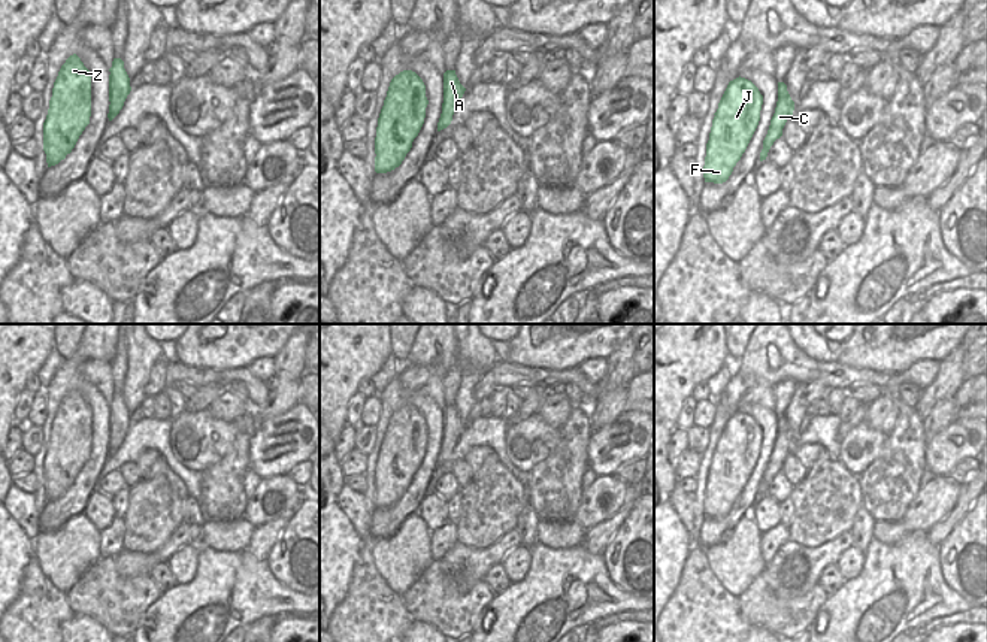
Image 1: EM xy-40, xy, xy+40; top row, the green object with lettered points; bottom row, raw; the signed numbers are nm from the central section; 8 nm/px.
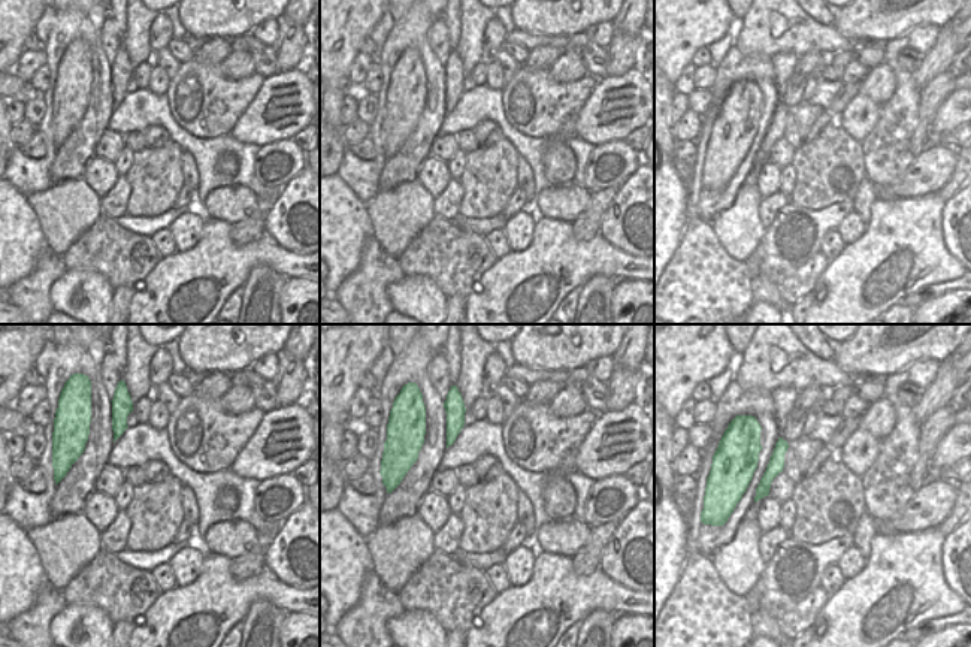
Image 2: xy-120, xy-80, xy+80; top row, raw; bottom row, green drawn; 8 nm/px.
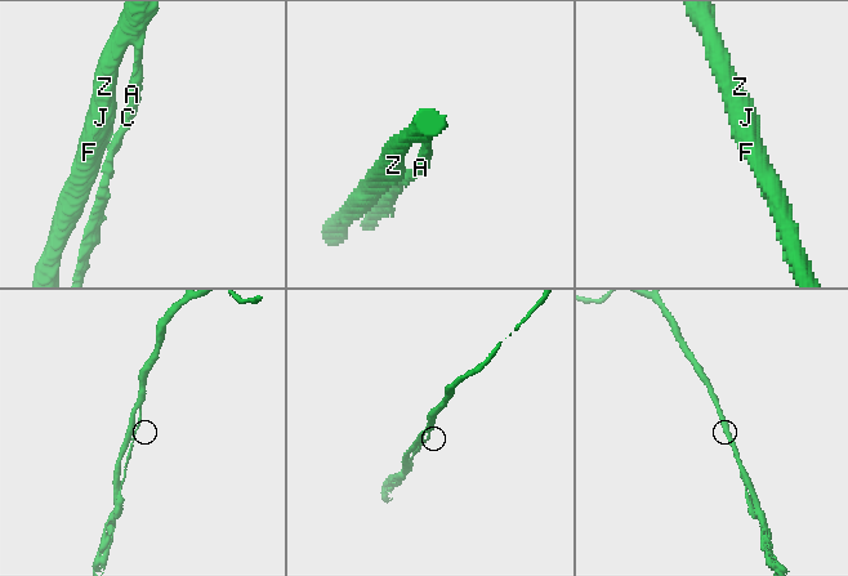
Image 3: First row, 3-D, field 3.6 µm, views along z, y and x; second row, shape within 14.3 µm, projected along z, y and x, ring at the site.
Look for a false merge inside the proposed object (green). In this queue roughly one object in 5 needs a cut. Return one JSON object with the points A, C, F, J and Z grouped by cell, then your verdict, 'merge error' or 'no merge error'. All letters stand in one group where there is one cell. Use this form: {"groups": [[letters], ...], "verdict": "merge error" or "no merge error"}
{"groups": [["A", "C"], ["F", "J", "Z"]], "verdict": "merge error"}

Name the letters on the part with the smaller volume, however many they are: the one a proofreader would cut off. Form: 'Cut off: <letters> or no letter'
Cut off: A, C

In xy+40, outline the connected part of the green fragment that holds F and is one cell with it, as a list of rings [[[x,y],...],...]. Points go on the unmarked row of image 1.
[[[739,411],[729,417],[706,478],[705,517],[729,514],[759,460],[762,439],[763,430],[751,415]]]

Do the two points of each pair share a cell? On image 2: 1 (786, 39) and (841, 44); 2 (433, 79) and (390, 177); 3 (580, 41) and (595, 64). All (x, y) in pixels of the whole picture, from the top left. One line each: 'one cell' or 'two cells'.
1: one cell
2: one cell
3: one cell

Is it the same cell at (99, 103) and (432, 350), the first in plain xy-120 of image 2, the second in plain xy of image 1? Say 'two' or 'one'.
two

